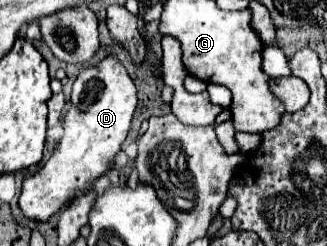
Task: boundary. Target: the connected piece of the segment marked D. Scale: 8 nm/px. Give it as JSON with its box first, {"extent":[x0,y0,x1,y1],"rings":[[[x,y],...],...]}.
{"extent":[18,55,136,223],"rings":[[[108,55],[98,65],[82,69],[72,85],[70,109],[64,115],[64,135],[60,137],[58,145],[54,147],[52,157],[48,161],[44,161],[42,167],[36,173],[32,173],[30,177],[26,177],[22,183],[22,193],[20,193],[18,205],[20,205],[24,219],[42,221],[42,223],[48,221],[50,215],[58,213],[68,203],[72,203],[72,199],[76,195],[82,195],[84,191],[88,191],[88,187],[94,187],[94,181],[108,175],[108,171],[114,165],[114,157],[118,155],[118,151],[128,135],[134,109],[136,109],[136,85],[130,79],[130,75],[126,73],[124,65],[118,61],[118,57]]]}

